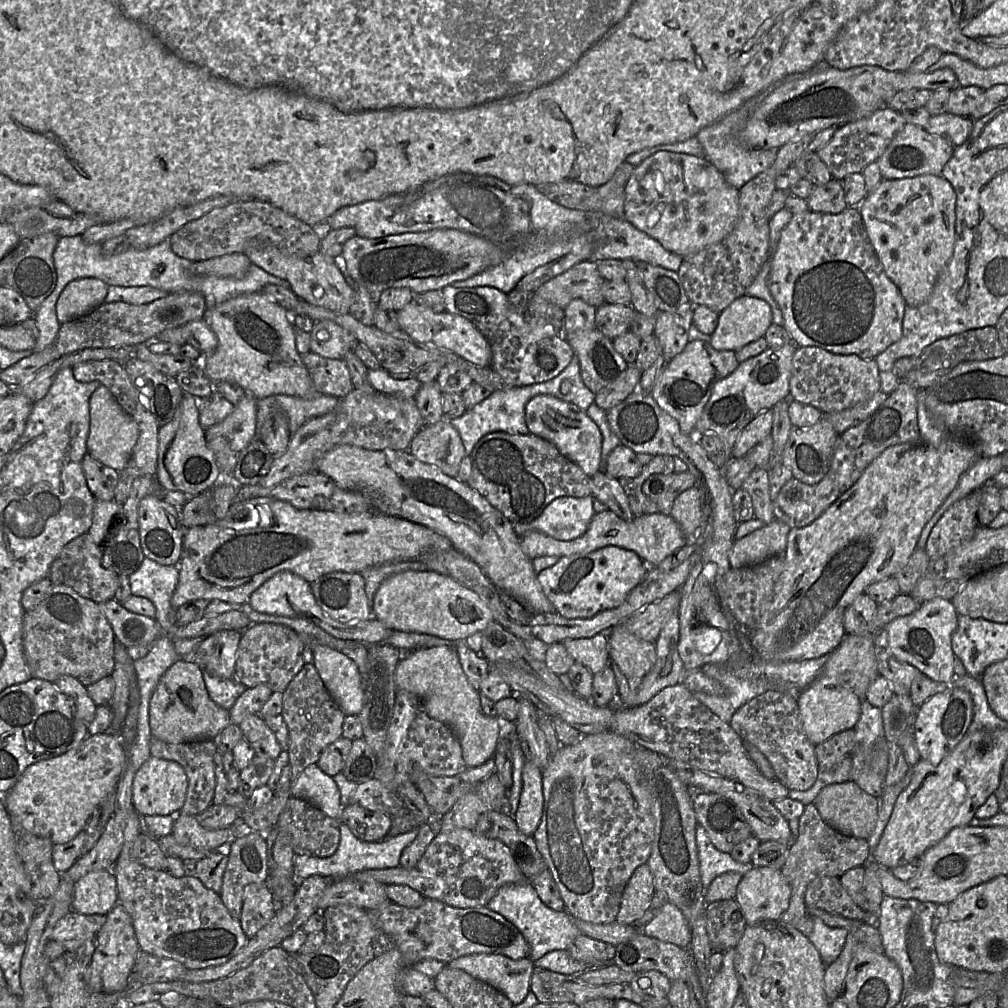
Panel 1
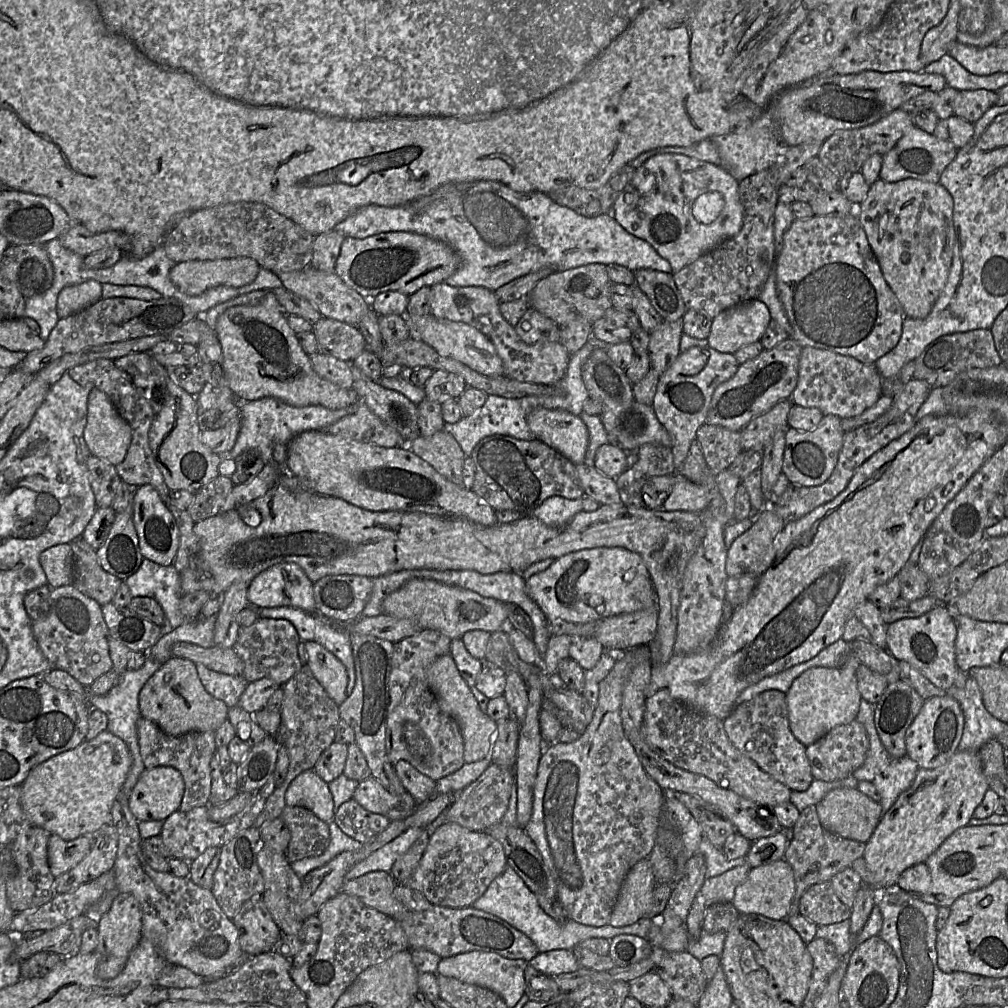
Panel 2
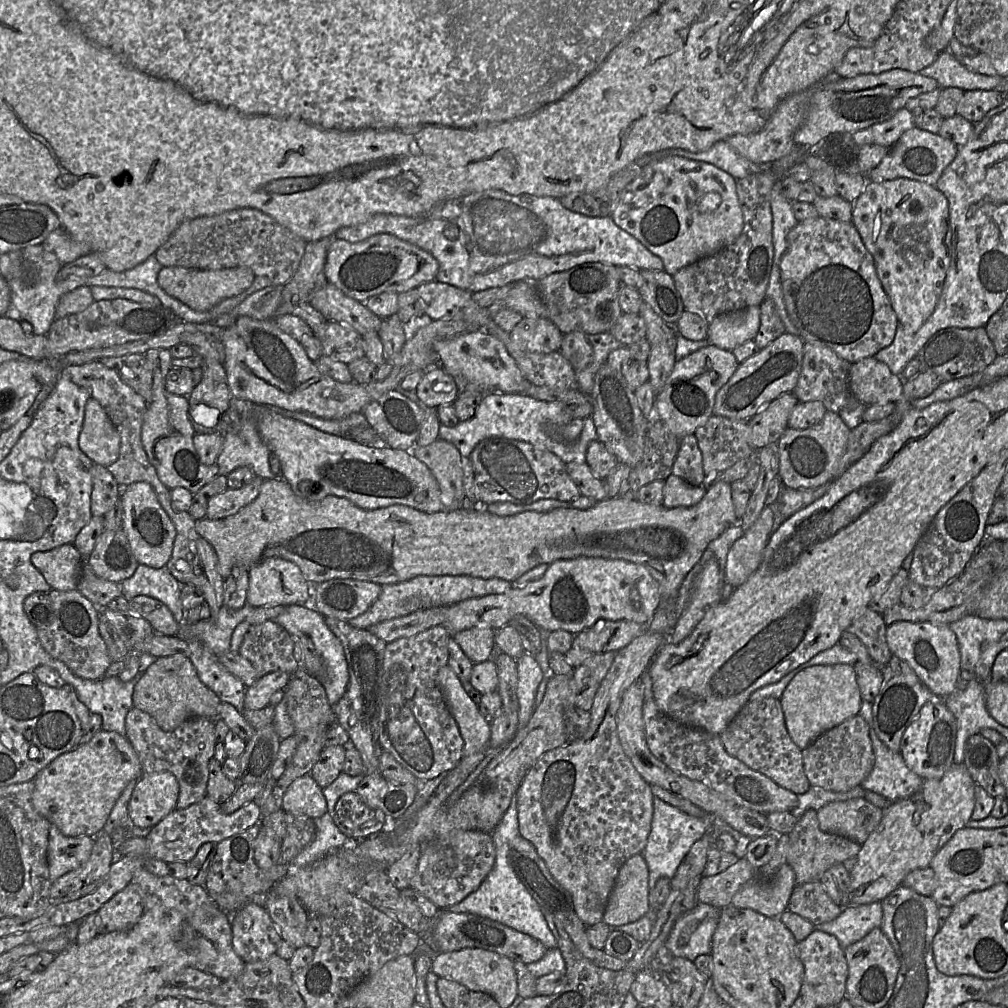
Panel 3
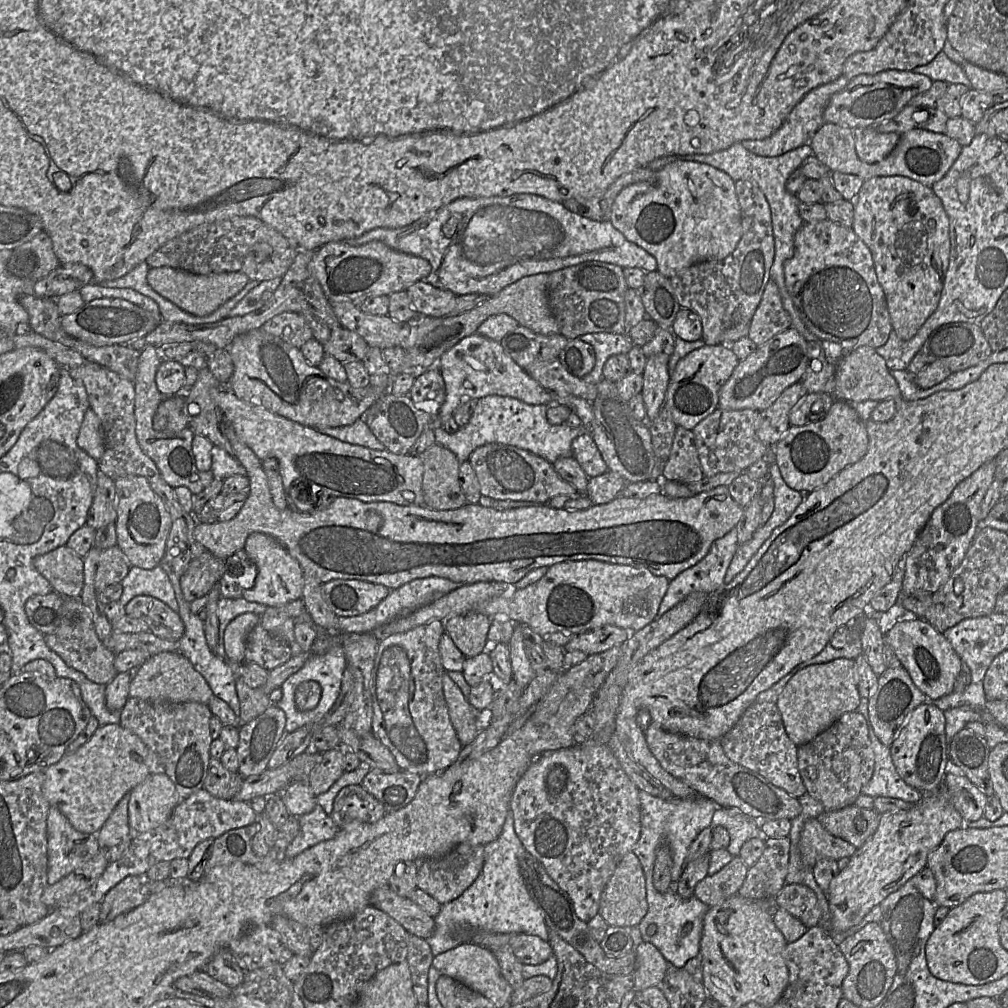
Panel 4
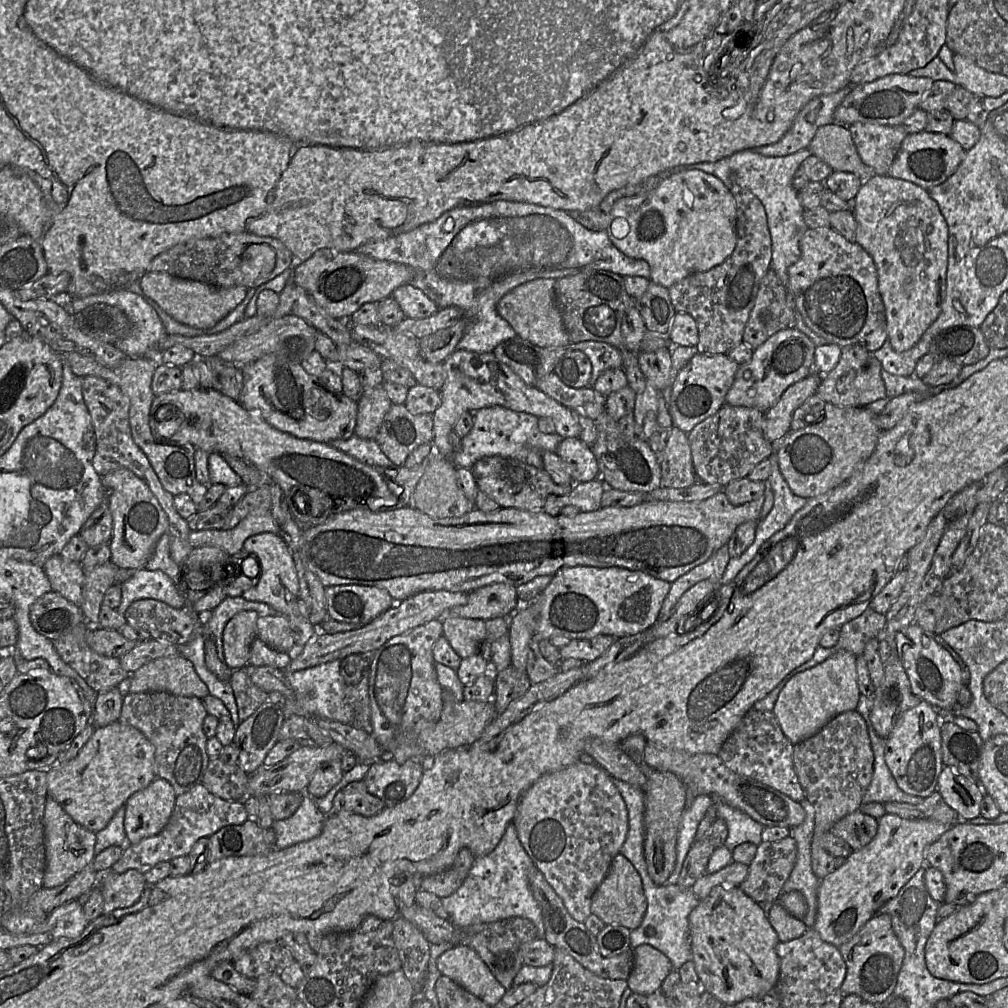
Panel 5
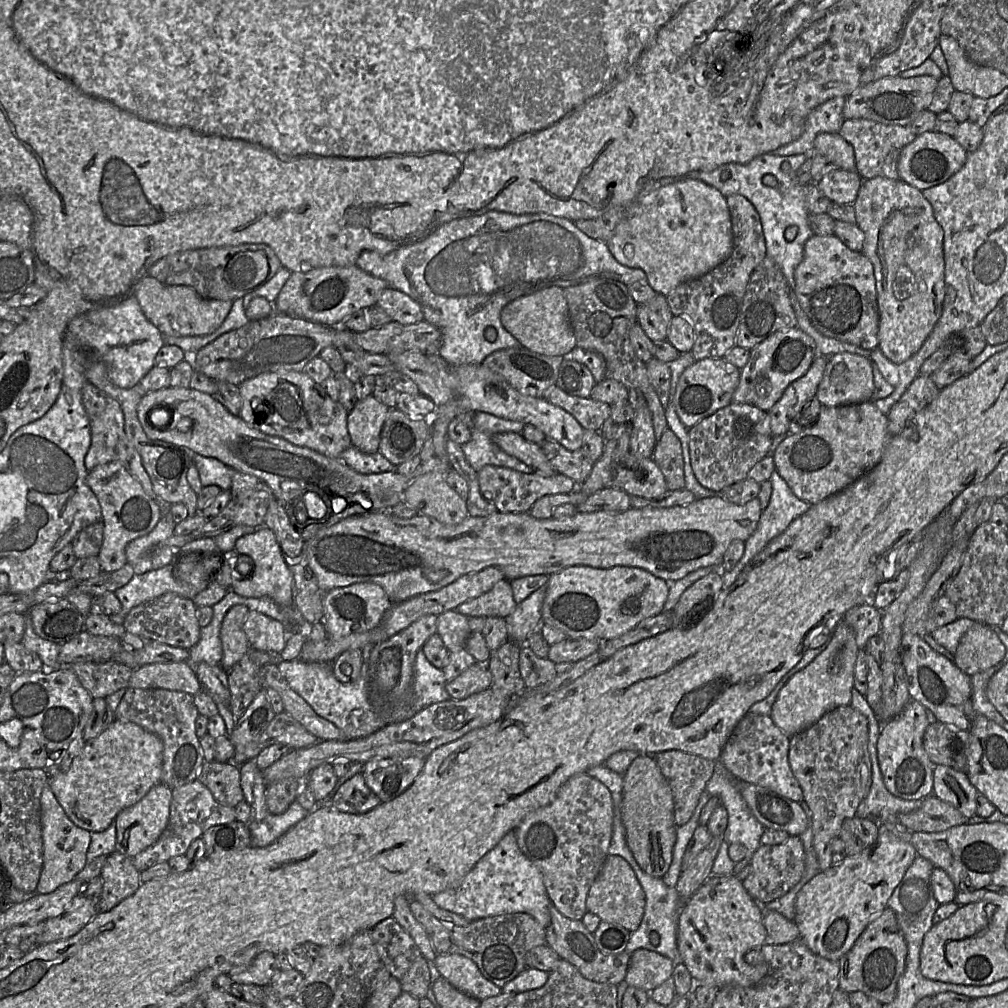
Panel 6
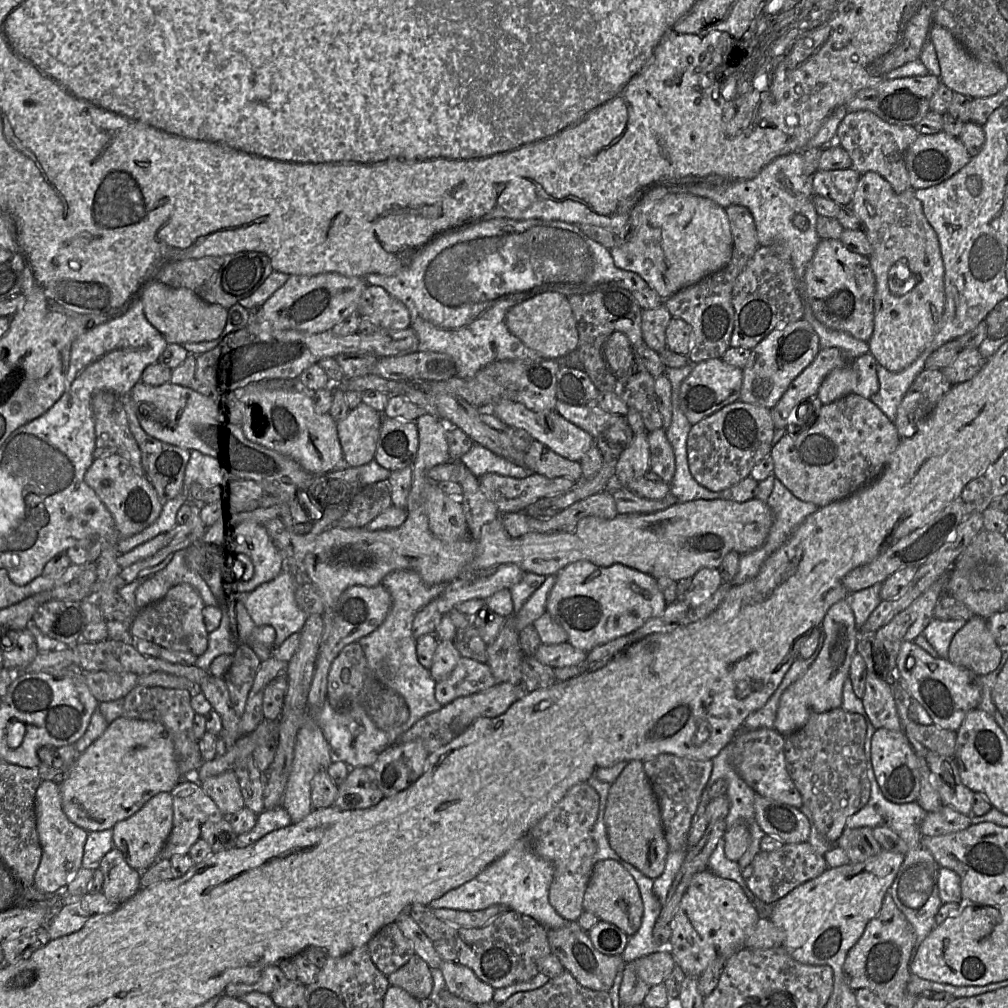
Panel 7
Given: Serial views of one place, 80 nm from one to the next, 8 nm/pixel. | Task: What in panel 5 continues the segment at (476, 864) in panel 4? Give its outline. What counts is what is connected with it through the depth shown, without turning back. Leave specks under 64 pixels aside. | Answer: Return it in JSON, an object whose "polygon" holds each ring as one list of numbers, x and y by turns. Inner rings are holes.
{"polygon":[[462,848,448,869,418,880,418,889,430,892,440,899,453,894,466,879,475,862,475,856,468,848]]}

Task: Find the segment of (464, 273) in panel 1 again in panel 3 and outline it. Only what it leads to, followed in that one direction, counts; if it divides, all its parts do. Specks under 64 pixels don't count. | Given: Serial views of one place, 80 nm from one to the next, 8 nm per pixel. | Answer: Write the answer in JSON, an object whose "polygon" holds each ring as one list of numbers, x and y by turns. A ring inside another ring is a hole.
{"polygon":[[380,233,352,243,335,238,331,243,324,272,329,283,345,295,366,302,383,292,402,293,436,279,437,259,428,251,392,234]]}

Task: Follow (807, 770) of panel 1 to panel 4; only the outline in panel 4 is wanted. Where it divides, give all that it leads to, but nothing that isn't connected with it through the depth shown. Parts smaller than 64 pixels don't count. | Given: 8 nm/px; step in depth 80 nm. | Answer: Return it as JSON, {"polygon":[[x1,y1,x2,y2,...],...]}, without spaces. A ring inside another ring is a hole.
{"polygon":[[753,702,720,742,724,753,732,762,760,774,795,798,806,794,807,790,798,770,797,746,785,731,776,703]]}

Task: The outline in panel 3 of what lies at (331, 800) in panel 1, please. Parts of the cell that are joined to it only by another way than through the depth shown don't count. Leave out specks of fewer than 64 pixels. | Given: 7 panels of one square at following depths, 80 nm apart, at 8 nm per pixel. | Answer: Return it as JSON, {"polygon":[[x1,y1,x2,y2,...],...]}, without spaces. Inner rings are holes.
{"polygon":[[310,775,297,778,284,794,282,809,286,813,319,818,327,813,323,789]]}

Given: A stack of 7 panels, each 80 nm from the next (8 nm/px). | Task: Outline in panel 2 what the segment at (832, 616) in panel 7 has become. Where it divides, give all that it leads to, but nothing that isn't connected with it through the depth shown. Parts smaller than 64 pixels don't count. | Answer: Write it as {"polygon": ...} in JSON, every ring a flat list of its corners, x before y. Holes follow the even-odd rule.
{"polygon":[[835,667,809,668,792,682,786,692,790,730,800,743,808,747,834,727,856,720,861,699,856,674]]}

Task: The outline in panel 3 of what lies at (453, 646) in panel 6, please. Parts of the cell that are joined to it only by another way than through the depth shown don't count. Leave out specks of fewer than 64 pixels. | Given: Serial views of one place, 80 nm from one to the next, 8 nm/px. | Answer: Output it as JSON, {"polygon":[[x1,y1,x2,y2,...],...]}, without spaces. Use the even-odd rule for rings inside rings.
{"polygon":[[474,626,451,634,451,638,458,643,463,653,472,663,489,660,494,656,495,630,486,626]]}

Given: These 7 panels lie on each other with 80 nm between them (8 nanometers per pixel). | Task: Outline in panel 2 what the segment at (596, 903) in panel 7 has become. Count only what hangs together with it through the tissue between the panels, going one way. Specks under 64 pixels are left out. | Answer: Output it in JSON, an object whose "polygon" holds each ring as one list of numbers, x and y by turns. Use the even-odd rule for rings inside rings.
{"polygon":[[649,859,640,860,629,870,623,881,609,925,624,927,646,917,652,904,655,886]]}

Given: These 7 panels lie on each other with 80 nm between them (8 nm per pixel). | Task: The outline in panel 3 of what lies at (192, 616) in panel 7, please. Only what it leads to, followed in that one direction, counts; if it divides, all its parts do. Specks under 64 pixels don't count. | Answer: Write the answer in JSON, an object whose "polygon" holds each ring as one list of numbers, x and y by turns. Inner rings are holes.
{"polygon":[[137,596,129,601,129,612,143,617,155,633,164,636,177,636,180,624,175,620,168,607,149,596]]}

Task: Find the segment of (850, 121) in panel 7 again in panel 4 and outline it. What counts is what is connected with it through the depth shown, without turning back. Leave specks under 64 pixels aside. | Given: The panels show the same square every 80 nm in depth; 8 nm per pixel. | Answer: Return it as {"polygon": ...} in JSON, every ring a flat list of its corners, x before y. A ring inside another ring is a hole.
{"polygon":[[875,127,858,128,853,131,857,156,869,164,885,159,901,137,895,132,879,132]]}

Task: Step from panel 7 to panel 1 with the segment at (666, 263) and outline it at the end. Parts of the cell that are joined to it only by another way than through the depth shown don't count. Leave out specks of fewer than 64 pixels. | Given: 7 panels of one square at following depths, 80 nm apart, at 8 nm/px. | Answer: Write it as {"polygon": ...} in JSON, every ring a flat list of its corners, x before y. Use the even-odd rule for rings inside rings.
{"polygon":[[659,151,651,155,638,166,634,167,632,175,624,187,624,193,625,200,623,219,632,224,639,231,644,232,651,238,657,240,667,251,673,252,682,258,694,255,705,247,720,242,733,230,738,221,738,190,728,184,723,175,706,159,688,154]]}

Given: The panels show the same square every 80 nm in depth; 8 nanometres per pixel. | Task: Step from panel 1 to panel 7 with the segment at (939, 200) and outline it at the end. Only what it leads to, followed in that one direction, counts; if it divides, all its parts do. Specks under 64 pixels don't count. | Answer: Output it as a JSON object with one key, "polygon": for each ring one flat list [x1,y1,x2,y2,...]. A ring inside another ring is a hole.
{"polygon":[[870,171,860,176,850,208,859,218,861,229,872,246,869,261,875,277,874,329,867,342,869,353,890,372,900,372,921,355,941,326,945,292,944,265,938,237,927,221,914,190,911,188,896,193,889,182,876,172]]}

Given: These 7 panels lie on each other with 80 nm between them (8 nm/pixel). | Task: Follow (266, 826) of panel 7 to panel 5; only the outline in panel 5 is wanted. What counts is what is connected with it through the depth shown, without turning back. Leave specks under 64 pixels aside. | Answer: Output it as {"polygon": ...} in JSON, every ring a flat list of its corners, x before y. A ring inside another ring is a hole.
{"polygon":[[303,793,299,807,290,817,273,822,275,849,284,849,319,836,325,819,326,815,318,809,315,799]]}

